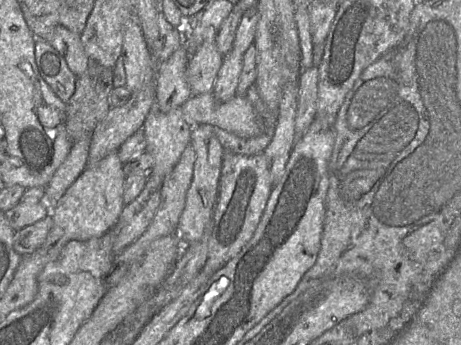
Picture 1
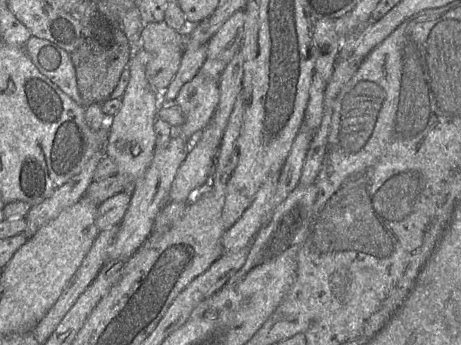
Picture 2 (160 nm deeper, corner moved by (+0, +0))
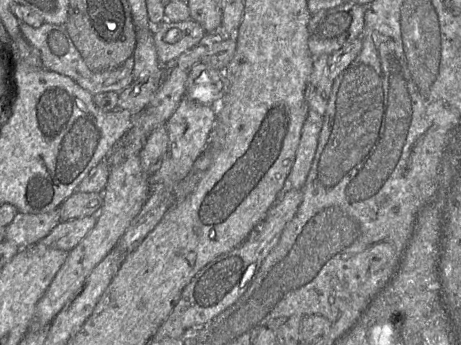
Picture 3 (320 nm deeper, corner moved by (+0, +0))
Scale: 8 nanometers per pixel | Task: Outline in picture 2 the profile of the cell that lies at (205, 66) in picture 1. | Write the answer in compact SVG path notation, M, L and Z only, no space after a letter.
M197 73L189 82L179 90L174 102L183 113L184 121L180 126L175 126L174 134L180 135L188 142L192 142L208 125L219 101L219 83L212 78Z

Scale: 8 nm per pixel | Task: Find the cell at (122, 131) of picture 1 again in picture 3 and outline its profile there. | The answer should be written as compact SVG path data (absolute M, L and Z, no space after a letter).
M59 207L40 214L18 212L6 228L5 239L26 248L46 237L61 222Z

